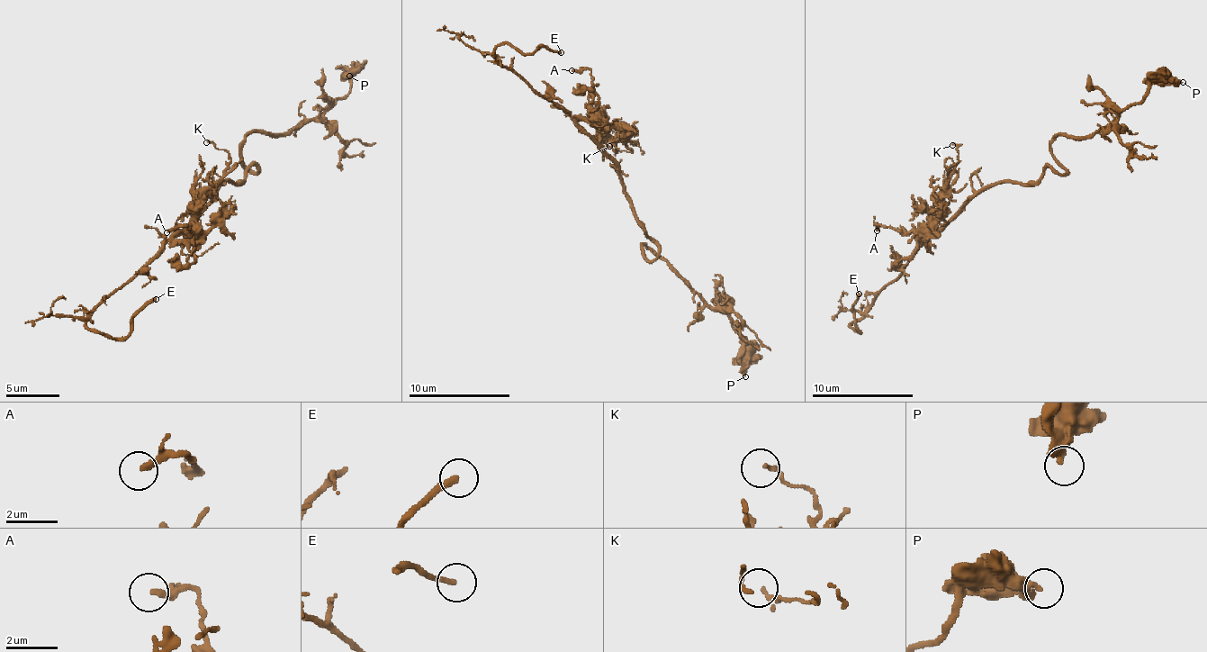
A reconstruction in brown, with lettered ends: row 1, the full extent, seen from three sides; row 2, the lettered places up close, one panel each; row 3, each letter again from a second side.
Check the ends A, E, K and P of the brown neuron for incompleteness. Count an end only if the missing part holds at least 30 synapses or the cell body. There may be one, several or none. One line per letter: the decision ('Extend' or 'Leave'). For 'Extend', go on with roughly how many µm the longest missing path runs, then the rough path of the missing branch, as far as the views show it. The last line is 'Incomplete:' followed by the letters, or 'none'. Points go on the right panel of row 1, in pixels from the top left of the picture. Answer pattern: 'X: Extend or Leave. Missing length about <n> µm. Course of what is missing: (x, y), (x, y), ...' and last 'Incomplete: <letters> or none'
A: Leave
E: Extend. Missing length about 35 µm. Course of what is missing: (859, 294), (864, 274), (861, 205), (877, 183), (879, 152), (909, 102), (895, 84), (867, 84), (867, 92)
K: Leave
P: Leave
Incomplete: E

